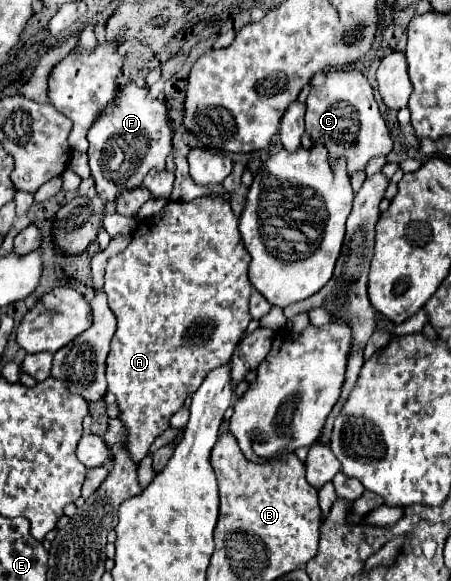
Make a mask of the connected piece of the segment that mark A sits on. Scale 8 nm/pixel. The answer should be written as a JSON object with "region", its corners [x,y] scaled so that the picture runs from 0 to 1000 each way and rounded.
{"region":[[[472,336],[432,343],[419,349],[375,346],[366,353],[366,360],[357,360],[357,367],[348,367],[330,377],[317,377],[317,384],[308,384],[308,391],[295,398],[295,411],[277,425],[277,432],[268,432],[264,439],[242,446],[237,466],[233,466],[233,504],[242,515],[242,528],[246,528],[251,542],[259,546],[259,570],[246,583],[246,604],[237,614],[237,659],[242,659],[242,673],[259,683],[259,697],[268,704],[264,721],[273,725],[282,749],[286,749],[286,759],[277,769],[286,773],[295,790],[304,790],[304,797],[326,783],[339,756],[375,735],[379,714],[410,694],[415,683],[424,683],[441,670],[441,663],[450,659],[459,642],[508,625],[530,583],[539,580],[539,573],[557,552],[557,542],[552,542],[557,487],[552,487],[548,466],[552,466],[552,435],[543,432],[543,425],[534,425],[534,408],[525,408],[525,373],[517,370],[503,346],[494,346],[490,339],[472,339]]]}

